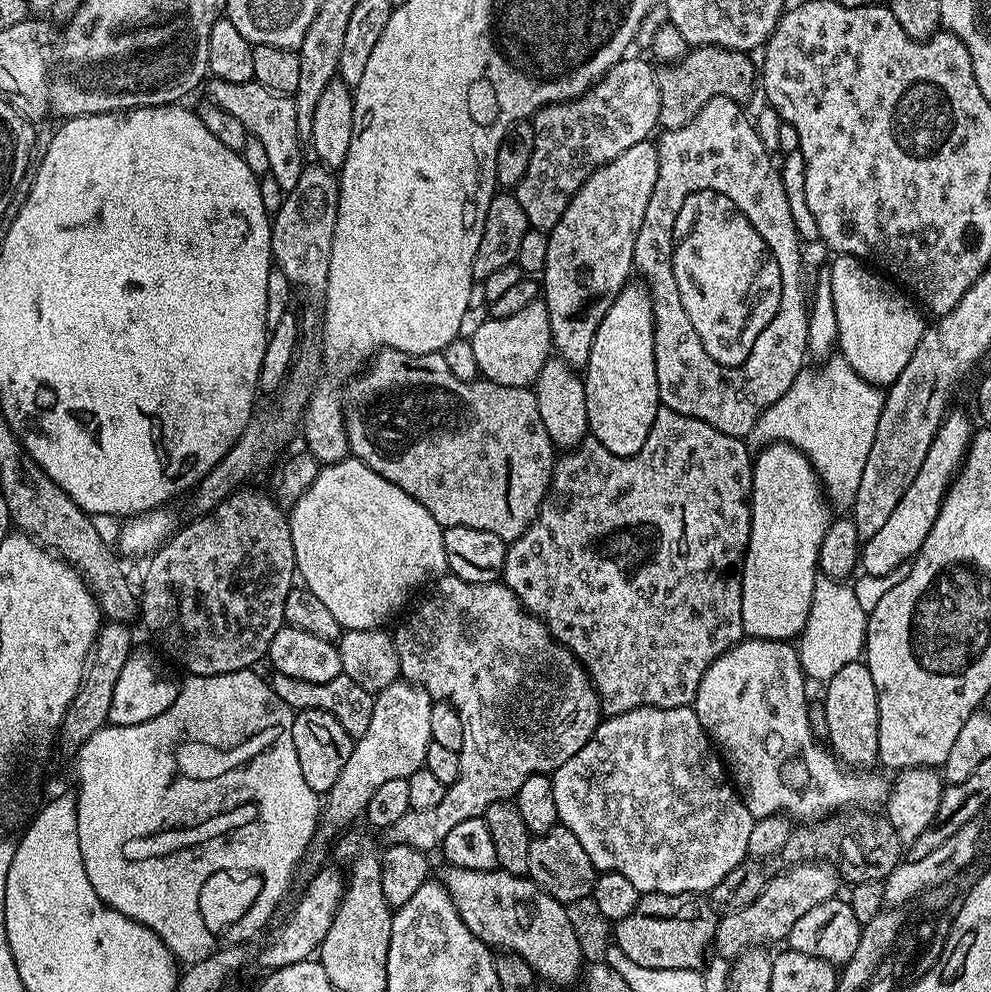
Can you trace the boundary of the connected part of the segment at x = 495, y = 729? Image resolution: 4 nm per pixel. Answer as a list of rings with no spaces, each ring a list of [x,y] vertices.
[[[445,574],[431,585],[432,593],[397,626],[394,631],[394,641],[396,644],[396,654],[398,656],[398,666],[400,667],[401,677],[410,684],[419,685],[429,693],[433,701],[443,702],[445,704],[488,704],[488,724],[486,730],[482,732],[482,736],[467,736],[466,740],[469,745],[480,740],[480,746],[470,746],[470,750],[465,751],[460,757],[460,769],[458,770],[458,778],[453,784],[447,785],[444,790],[442,802],[438,802],[438,806],[434,806],[434,810],[422,810],[421,812],[408,811],[402,814],[402,818],[398,818],[398,822],[394,822],[394,826],[390,826],[386,830],[386,838],[388,844],[405,844],[406,846],[414,846],[418,851],[428,854],[431,848],[439,849],[444,843],[446,834],[450,834],[450,830],[454,830],[454,826],[458,826],[458,822],[466,822],[466,818],[474,818],[475,816],[483,817],[486,806],[490,806],[499,800],[512,800],[516,792],[522,786],[522,782],[526,782],[526,778],[537,774],[551,774],[557,768],[562,766],[562,762],[570,762],[570,758],[574,758],[574,754],[578,754],[578,750],[582,750],[582,746],[586,746],[586,742],[590,742],[590,738],[594,734],[594,730],[600,725],[602,713],[600,710],[600,695],[596,693],[596,687],[592,685],[591,678],[588,673],[580,666],[579,660],[568,651],[562,644],[557,644],[551,632],[549,632],[544,621],[538,617],[525,612],[520,606],[520,600],[503,584],[497,582],[495,584],[475,584],[474,582],[466,582],[462,578],[451,574]]]

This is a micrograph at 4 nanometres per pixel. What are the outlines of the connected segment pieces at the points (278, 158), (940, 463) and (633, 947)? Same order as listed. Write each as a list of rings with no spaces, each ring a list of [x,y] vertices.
[[[212,78],[207,81],[207,88],[207,99],[222,110],[226,110],[226,114],[236,116],[238,122],[242,122],[244,131],[262,144],[269,162],[269,173],[274,178],[274,182],[282,186],[285,194],[294,190],[298,176],[304,169],[306,157],[300,153],[302,137],[298,130],[298,116],[294,114],[291,95],[271,92],[269,88],[257,84],[253,79],[246,82],[226,82]]]
[[[949,411],[943,422],[938,426],[934,442],[926,453],[922,462],[922,470],[918,470],[918,478],[910,482],[910,490],[902,494],[902,502],[894,506],[894,514],[890,514],[889,520],[884,523],[882,530],[874,534],[863,545],[862,560],[866,566],[866,572],[870,575],[890,574],[900,563],[911,561],[920,551],[922,542],[930,534],[934,522],[938,518],[938,510],[944,501],[944,495],[948,493],[948,487],[956,479],[956,473],[960,471],[964,463],[964,455],[968,453],[968,443],[974,435],[974,427],[968,421],[964,412]]]
[[[645,892],[632,913],[615,921],[614,942],[622,954],[626,954],[630,962],[638,962],[638,966],[654,970],[699,969],[704,960],[704,951],[713,947],[717,923],[718,913],[703,895],[683,892],[671,896],[661,892]]]

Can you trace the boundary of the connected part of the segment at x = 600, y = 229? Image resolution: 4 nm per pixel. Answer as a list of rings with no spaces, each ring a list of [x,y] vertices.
[[[651,139],[630,146],[626,154],[618,154],[582,182],[582,186],[570,198],[566,214],[548,232],[546,266],[542,273],[542,299],[550,318],[550,334],[555,355],[565,360],[572,368],[580,370],[588,363],[590,346],[594,346],[594,334],[606,318],[606,310],[618,298],[618,294],[629,283],[633,275],[634,242],[638,230],[646,218],[646,205],[650,194],[654,194],[654,182],[658,182],[658,150]]]

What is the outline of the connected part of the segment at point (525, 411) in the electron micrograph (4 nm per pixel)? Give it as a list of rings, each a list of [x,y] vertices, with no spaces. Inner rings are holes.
[[[393,348],[379,349],[372,359],[367,361],[363,371],[353,375],[345,384],[348,385],[342,388],[342,407],[349,453],[366,466],[370,466],[370,470],[382,474],[386,482],[394,482],[394,486],[406,490],[406,494],[410,494],[414,502],[426,506],[426,510],[430,510],[441,528],[466,526],[474,530],[490,530],[490,534],[498,534],[498,538],[511,542],[517,540],[532,525],[552,481],[554,445],[550,434],[546,434],[546,426],[542,426],[542,414],[538,414],[536,394],[531,387],[502,386],[483,378],[477,378],[467,384],[450,374],[450,366],[446,366],[446,358],[441,353],[410,354]]]

